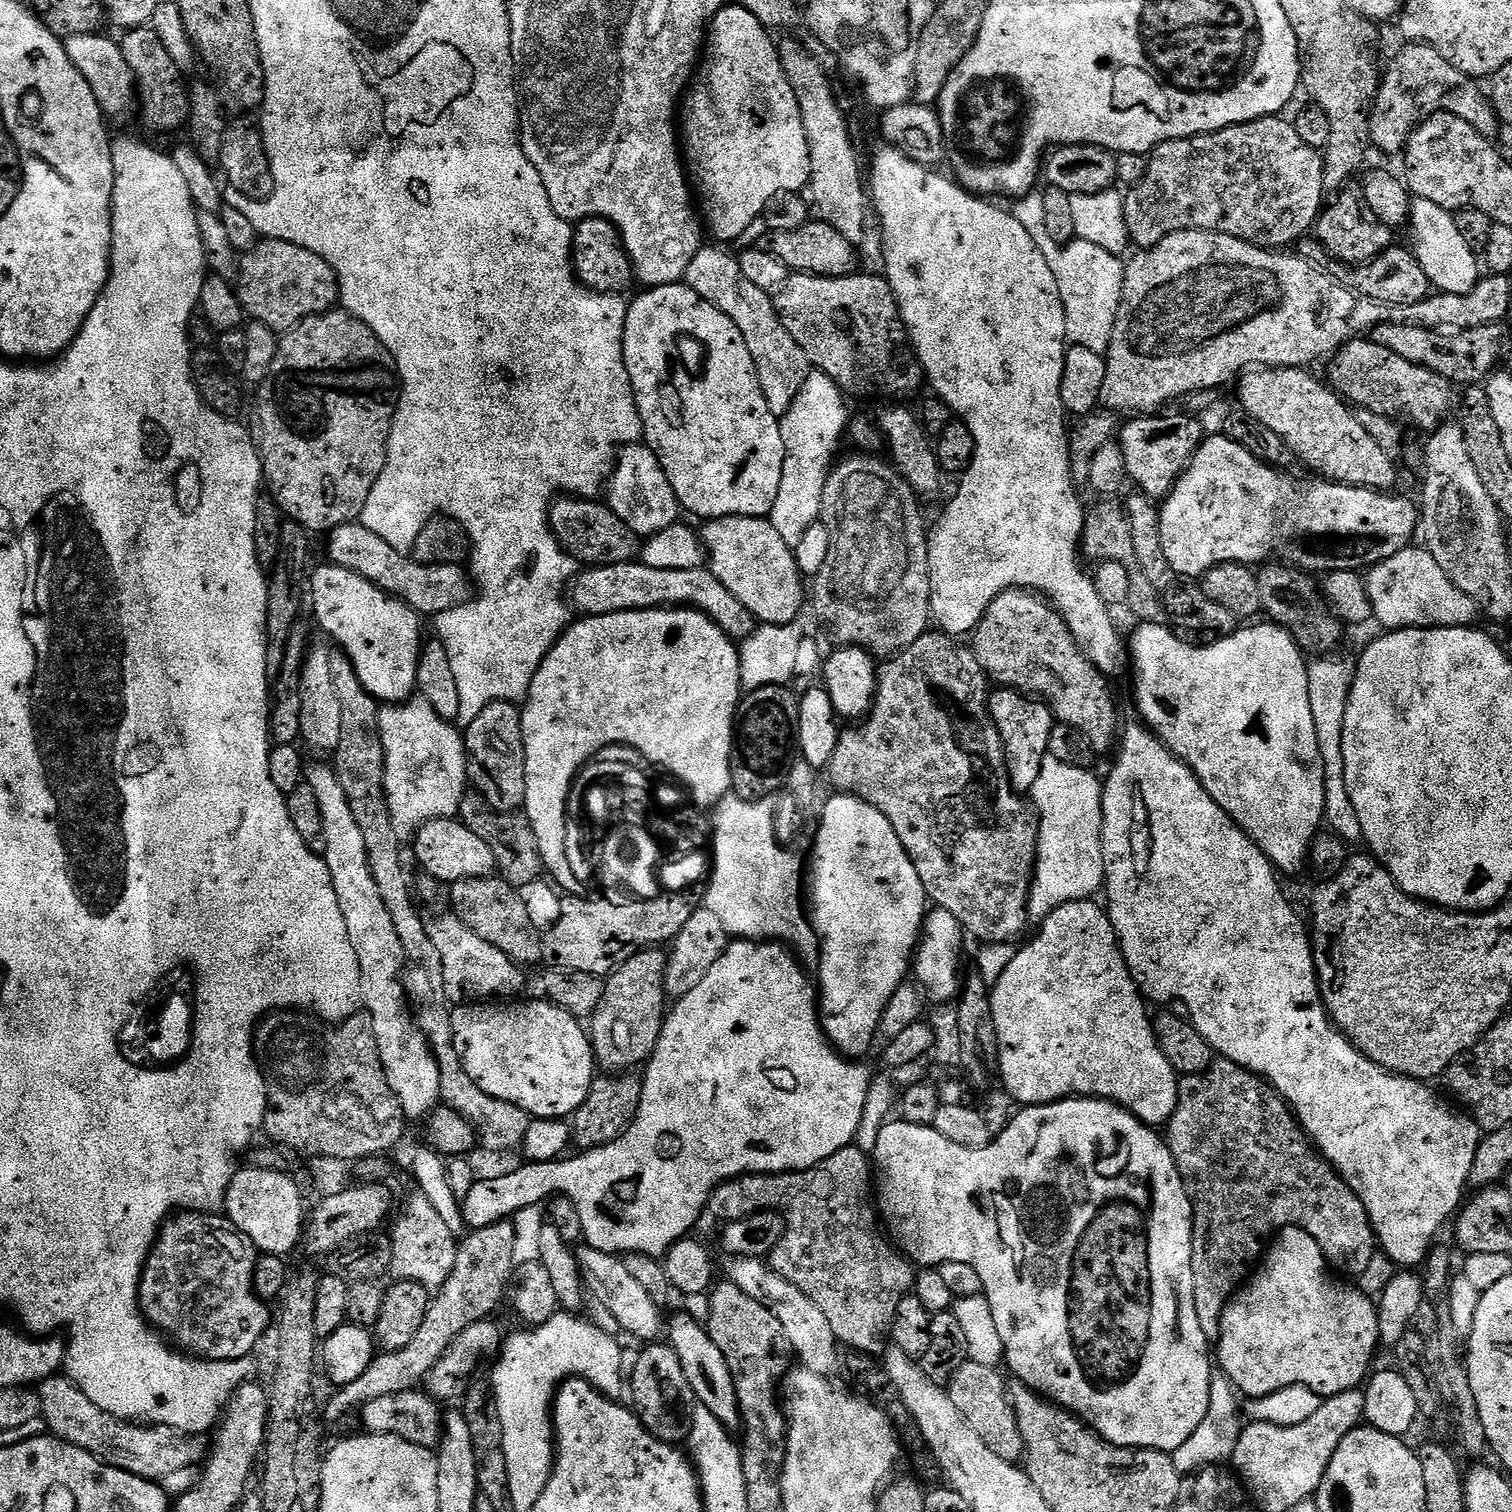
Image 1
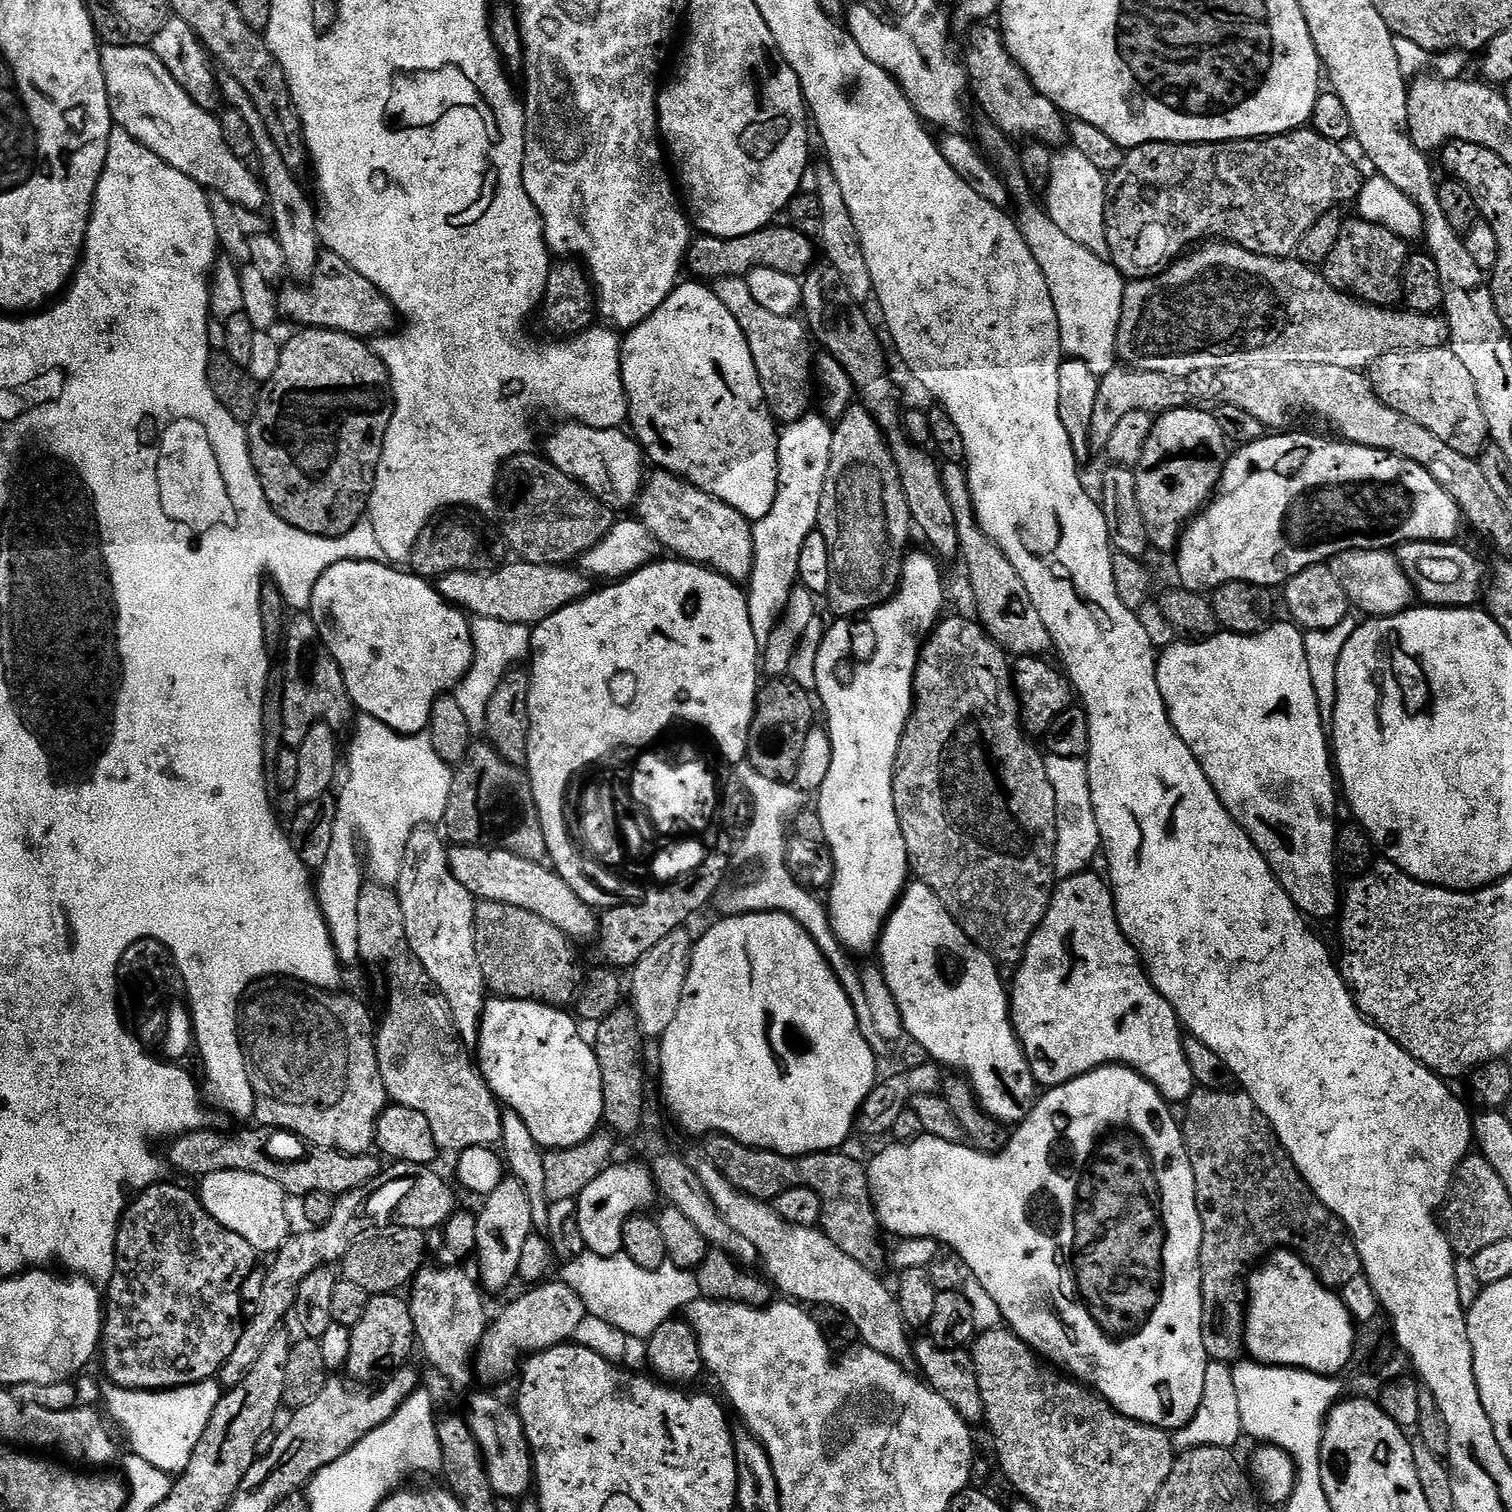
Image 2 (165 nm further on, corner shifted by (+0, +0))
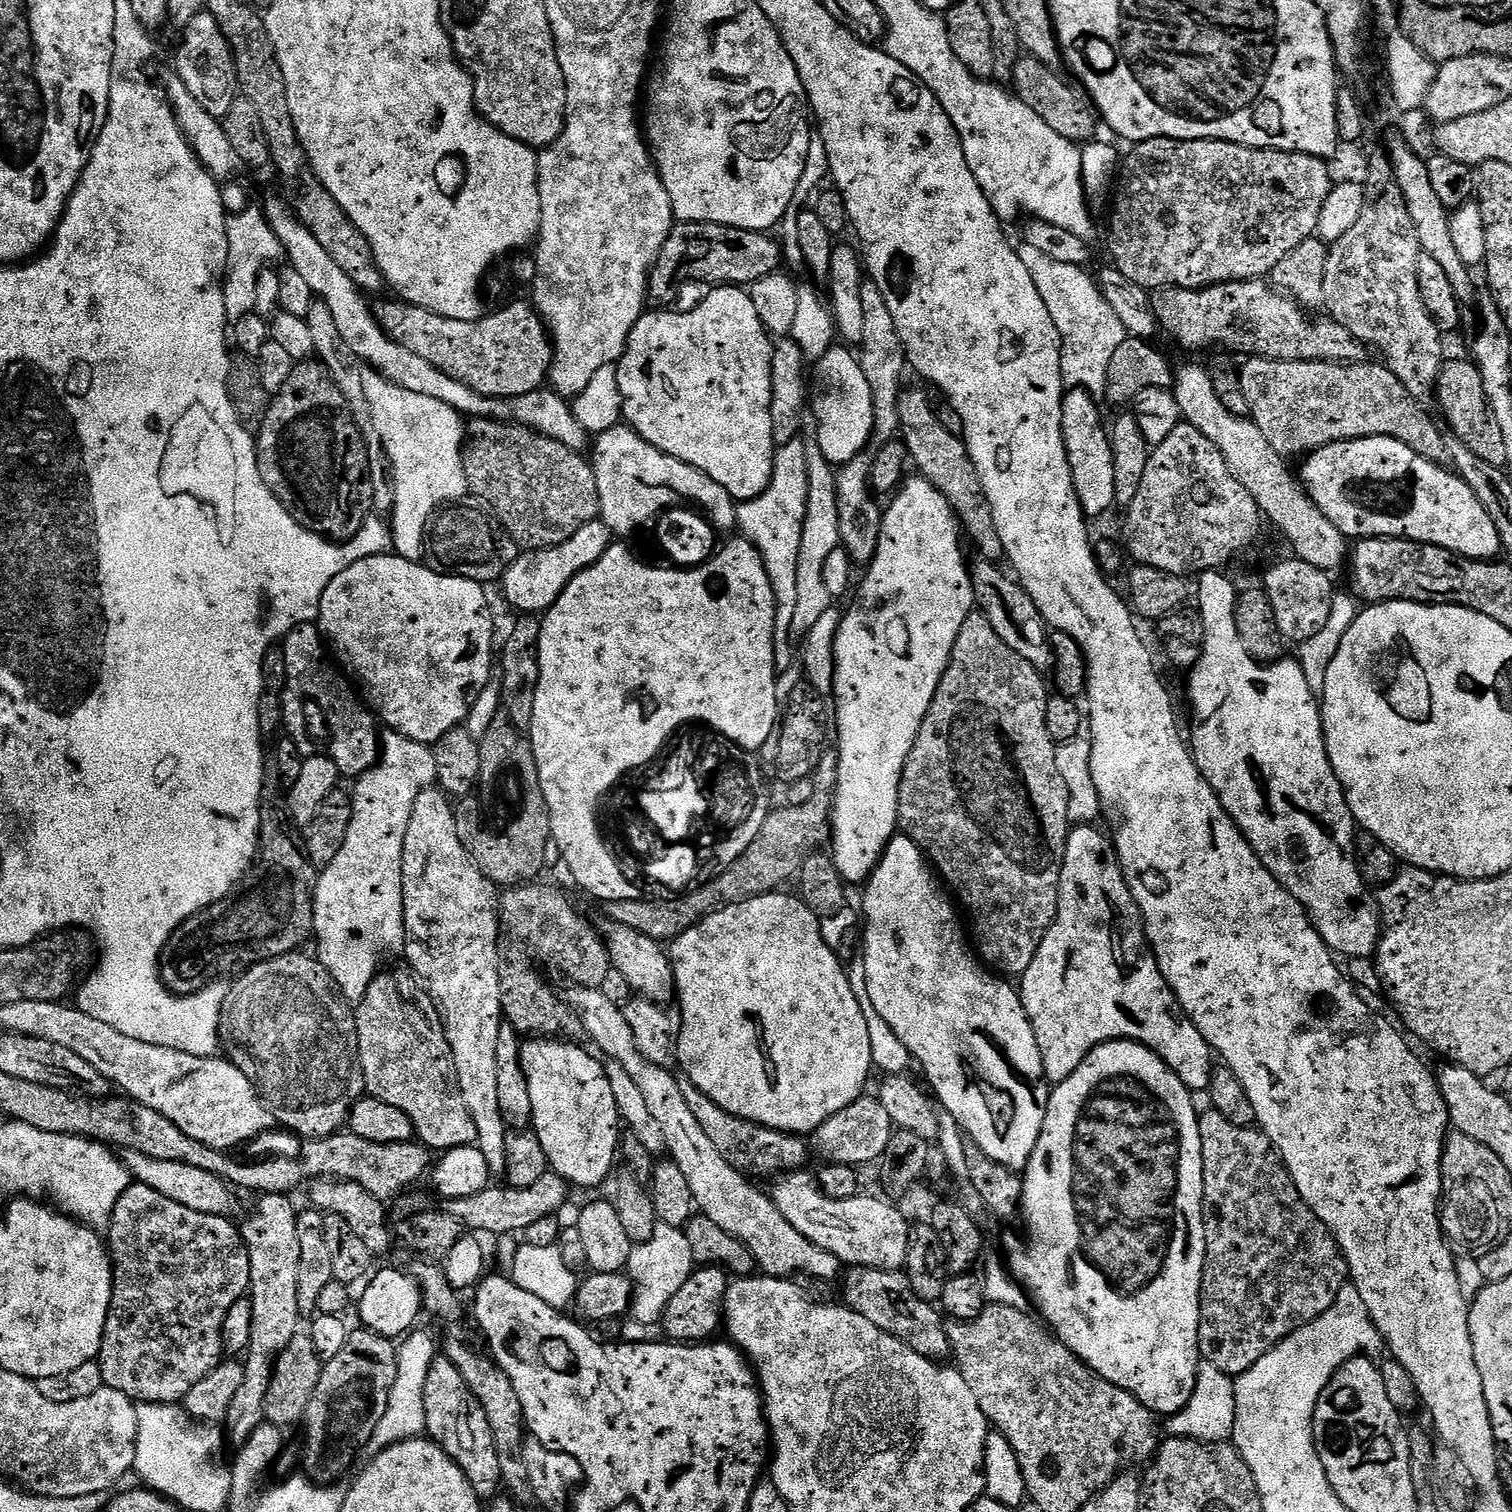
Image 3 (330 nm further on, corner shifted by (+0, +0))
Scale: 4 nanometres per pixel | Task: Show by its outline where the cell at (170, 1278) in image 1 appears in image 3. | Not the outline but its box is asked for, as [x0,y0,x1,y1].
[98,1183,246,1405]

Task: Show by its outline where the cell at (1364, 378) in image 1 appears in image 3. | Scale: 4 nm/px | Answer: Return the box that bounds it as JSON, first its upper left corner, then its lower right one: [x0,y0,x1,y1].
[1438,359,1507,469]

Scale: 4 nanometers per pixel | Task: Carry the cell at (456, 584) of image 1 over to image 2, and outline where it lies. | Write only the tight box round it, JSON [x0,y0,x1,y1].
[438,562,594,624]

